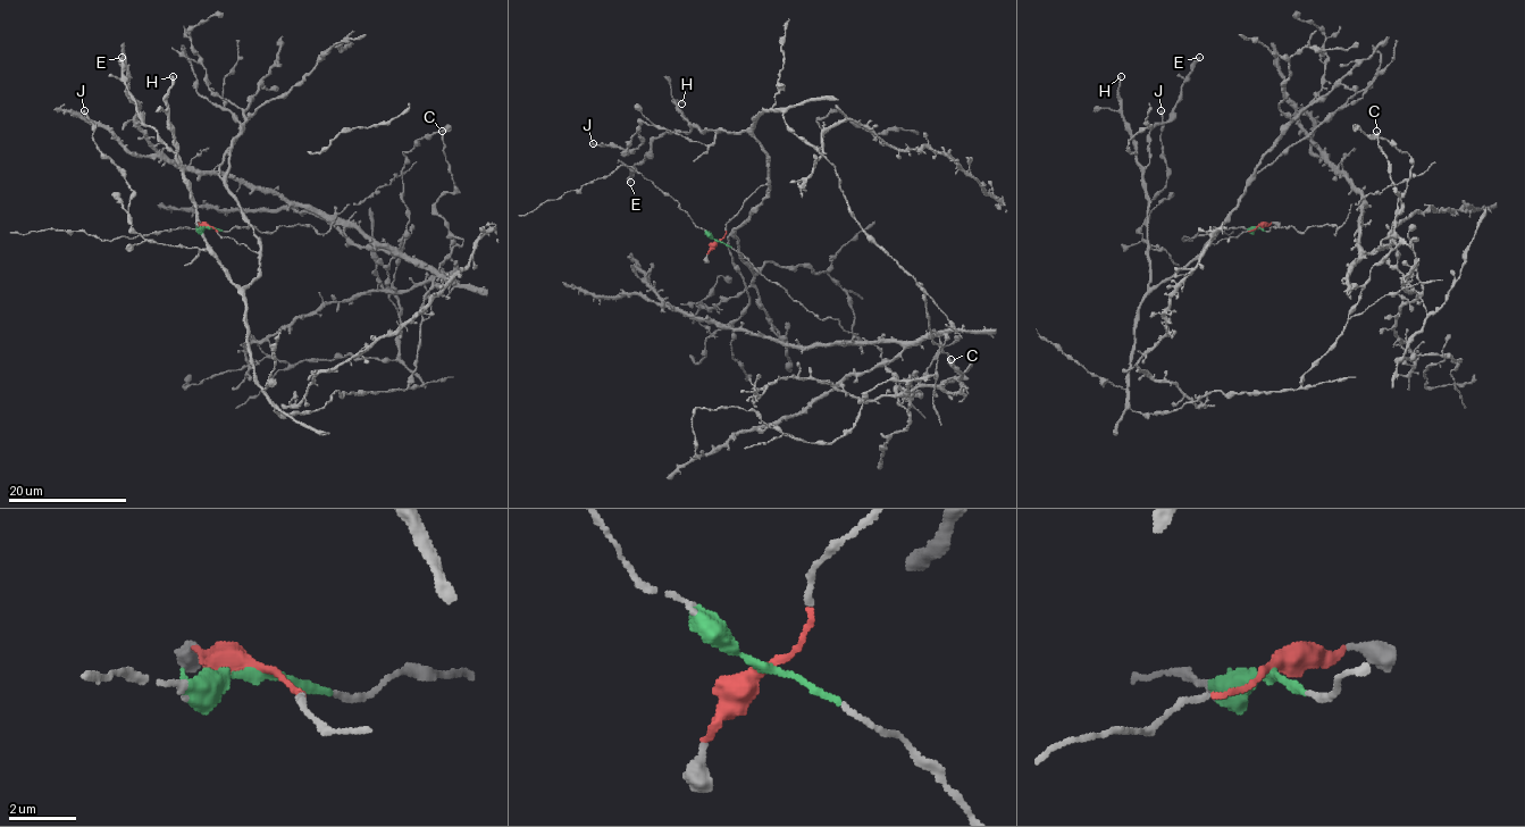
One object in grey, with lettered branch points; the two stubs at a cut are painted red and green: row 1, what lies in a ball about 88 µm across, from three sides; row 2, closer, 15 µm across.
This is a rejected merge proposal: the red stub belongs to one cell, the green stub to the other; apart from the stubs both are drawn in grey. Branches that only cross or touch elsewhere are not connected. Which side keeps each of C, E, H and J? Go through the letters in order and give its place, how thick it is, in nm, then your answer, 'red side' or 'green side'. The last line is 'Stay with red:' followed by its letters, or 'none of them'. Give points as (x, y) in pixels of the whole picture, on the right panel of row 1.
C: (1376, 131) | 220 nm | red side
E: (1199, 57) | 420 nm | red side
H: (1121, 76) | 360 nm | red side
J: (1161, 110) | 320 nm | red side
Stay with red: C, E, H, J

